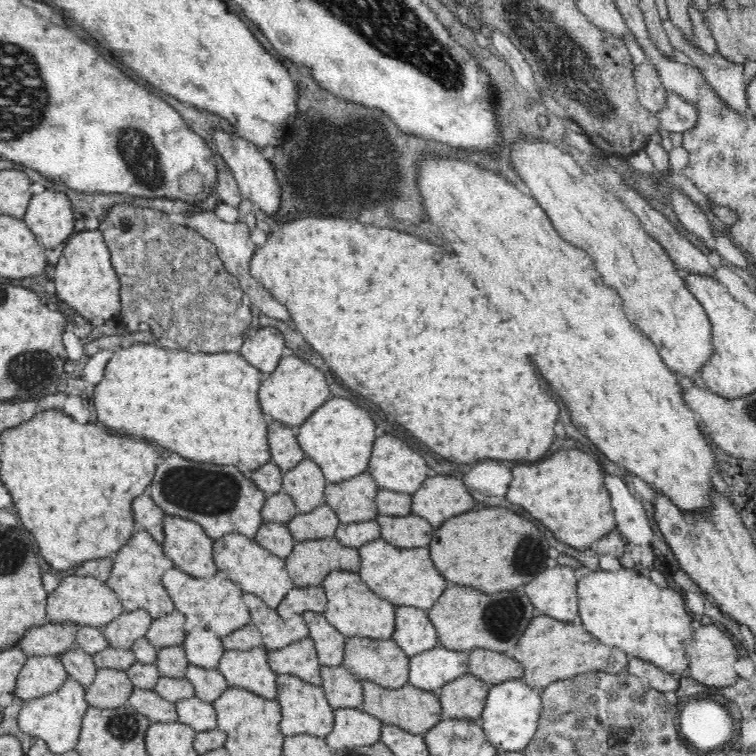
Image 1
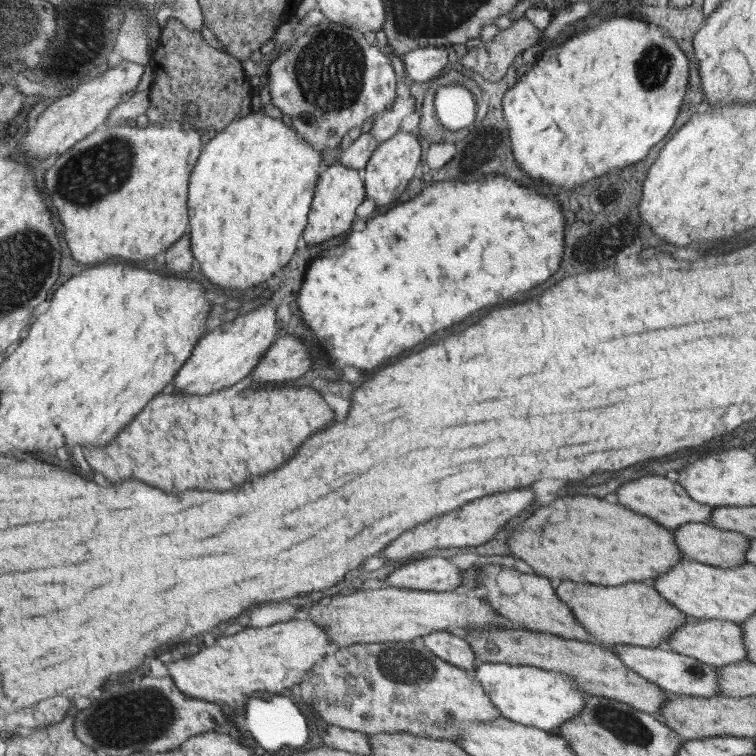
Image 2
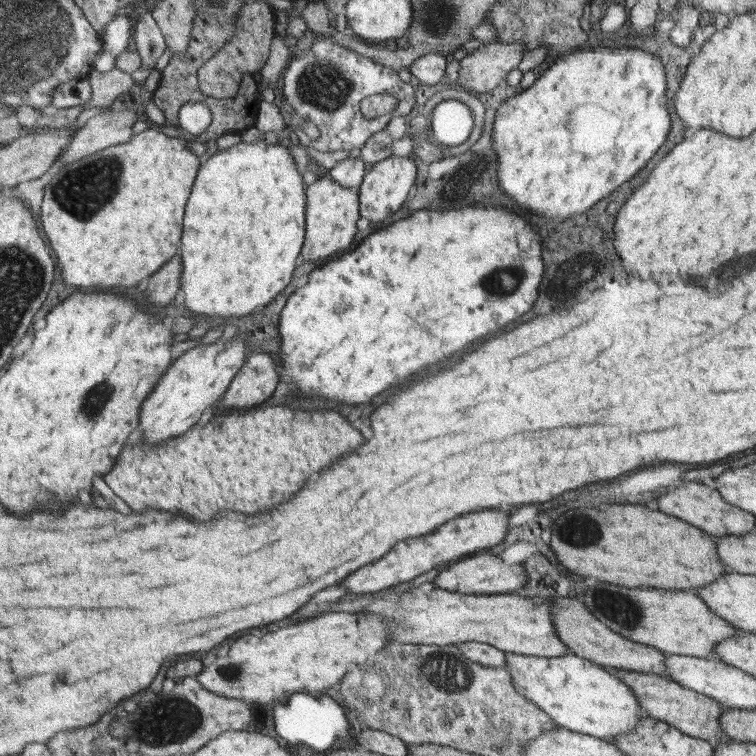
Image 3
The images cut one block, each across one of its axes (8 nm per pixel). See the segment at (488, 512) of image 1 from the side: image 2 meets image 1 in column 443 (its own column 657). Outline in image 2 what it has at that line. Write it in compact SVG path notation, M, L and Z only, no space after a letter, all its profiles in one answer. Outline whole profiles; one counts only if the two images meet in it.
M594 495L566 496L554 500L548 506L538 508L528 520L522 522L518 532L514 532L506 544L516 558L524 560L534 572L538 572L538 575L542 574L542 577L602 586L618 586L636 580L650 582L667 573L668 569L672 569L672 566L679 564L680 560L685 558L673 532L660 526L660 522L647 518L646 515L640 516L620 504L608 504Z

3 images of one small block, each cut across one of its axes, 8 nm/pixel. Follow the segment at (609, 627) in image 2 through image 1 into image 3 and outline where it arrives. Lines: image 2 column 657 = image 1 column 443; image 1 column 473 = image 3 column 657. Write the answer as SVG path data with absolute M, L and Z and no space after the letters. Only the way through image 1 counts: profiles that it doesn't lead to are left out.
M598 582L596 586L590 586L588 590L584 590L584 594L580 594L577 599L584 602L584 606L596 618L607 623L613 631L624 635L624 638L660 650L664 655L715 658L713 649L716 643L741 632L736 626L732 626L730 622L726 622L724 618L720 618L718 614L709 610L704 600L700 600L692 591L672 592L672 590L658 590L658 588L620 588L620 586L612 586L606 582Z

